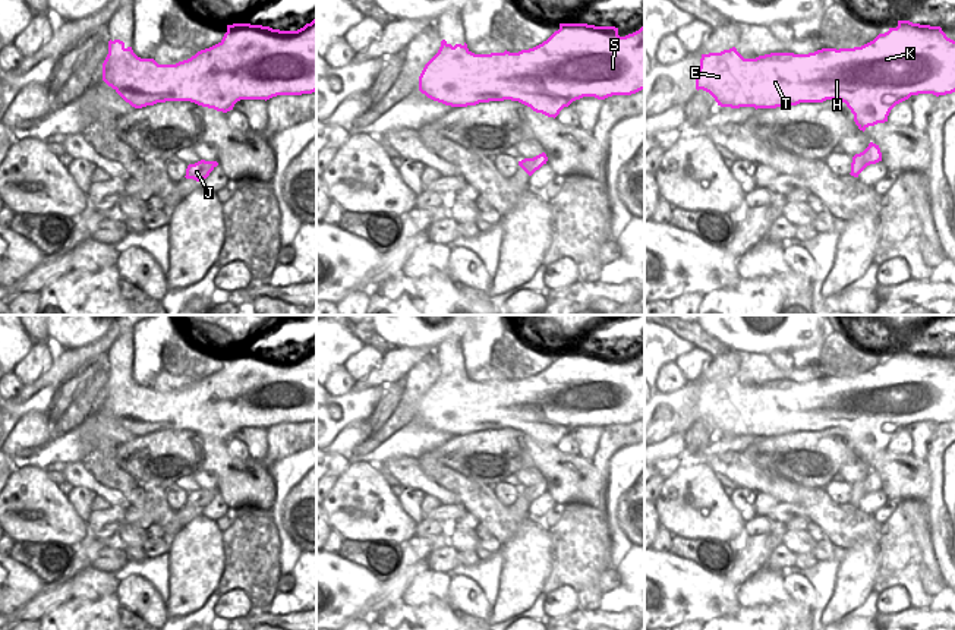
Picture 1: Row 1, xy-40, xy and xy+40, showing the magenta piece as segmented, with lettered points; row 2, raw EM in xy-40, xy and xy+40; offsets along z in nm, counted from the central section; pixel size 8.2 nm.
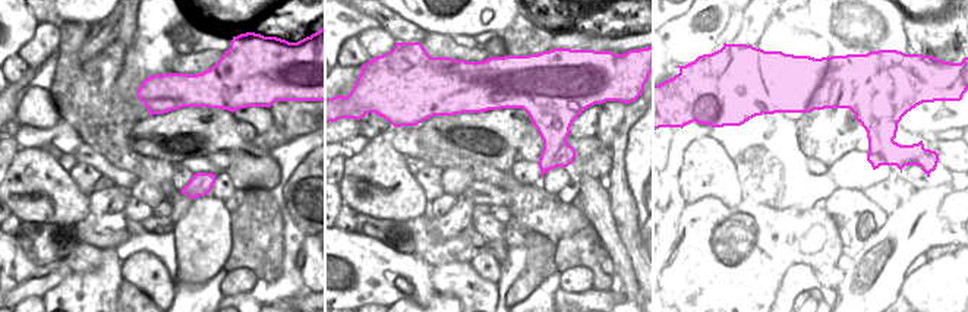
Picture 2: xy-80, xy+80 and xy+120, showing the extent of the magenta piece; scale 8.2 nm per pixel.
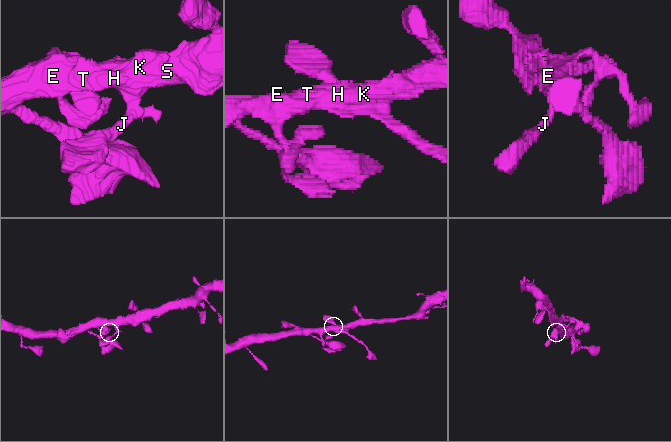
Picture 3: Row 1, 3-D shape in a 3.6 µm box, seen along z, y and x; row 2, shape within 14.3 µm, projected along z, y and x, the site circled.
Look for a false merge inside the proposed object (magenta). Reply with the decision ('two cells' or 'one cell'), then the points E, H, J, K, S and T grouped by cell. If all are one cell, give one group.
one cell; E H J K S T

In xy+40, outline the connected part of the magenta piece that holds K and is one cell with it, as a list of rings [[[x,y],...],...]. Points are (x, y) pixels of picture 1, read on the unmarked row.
[[[898,349],[896,356],[879,362],[873,369],[854,377],[822,377],[809,382],[770,381],[756,387],[744,387],[735,375],[721,381],[702,382],[696,401],[696,418],[709,420],[721,435],[776,437],[800,431],[823,431],[839,428],[854,442],[860,459],[888,450],[891,438],[911,423],[933,422],[936,425],[955,420],[955,369],[940,355]]]

